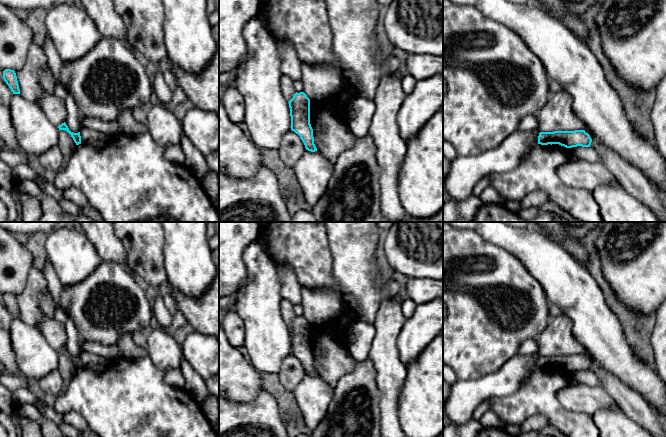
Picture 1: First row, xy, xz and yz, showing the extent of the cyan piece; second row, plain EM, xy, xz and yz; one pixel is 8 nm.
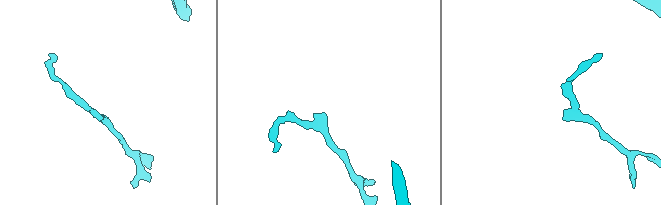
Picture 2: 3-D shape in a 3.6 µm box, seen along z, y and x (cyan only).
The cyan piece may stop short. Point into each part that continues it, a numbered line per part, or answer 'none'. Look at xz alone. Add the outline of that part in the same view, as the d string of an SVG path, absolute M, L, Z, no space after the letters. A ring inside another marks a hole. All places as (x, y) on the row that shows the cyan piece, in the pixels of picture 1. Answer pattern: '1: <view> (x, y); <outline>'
none

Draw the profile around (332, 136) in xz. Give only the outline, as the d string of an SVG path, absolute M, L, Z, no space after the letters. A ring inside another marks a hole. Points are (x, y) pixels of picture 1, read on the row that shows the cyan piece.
M310 100L310 124L317 150L331 163L354 145L354 135L345 121L328 112L318 112L319 100Z

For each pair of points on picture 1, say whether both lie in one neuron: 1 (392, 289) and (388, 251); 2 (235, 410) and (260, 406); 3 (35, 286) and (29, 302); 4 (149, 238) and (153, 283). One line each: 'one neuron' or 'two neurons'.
1: two neurons
2: one neuron
3: one neuron
4: one neuron

